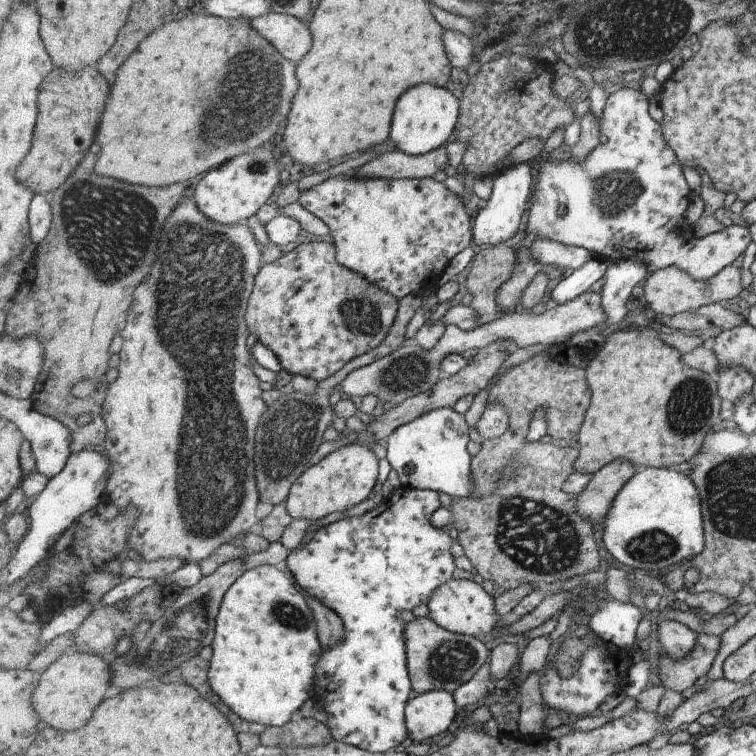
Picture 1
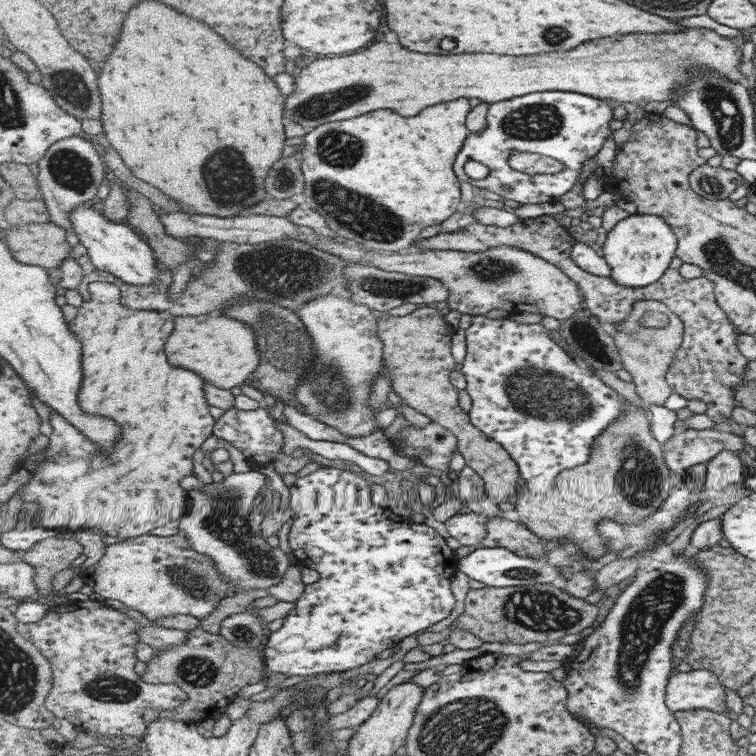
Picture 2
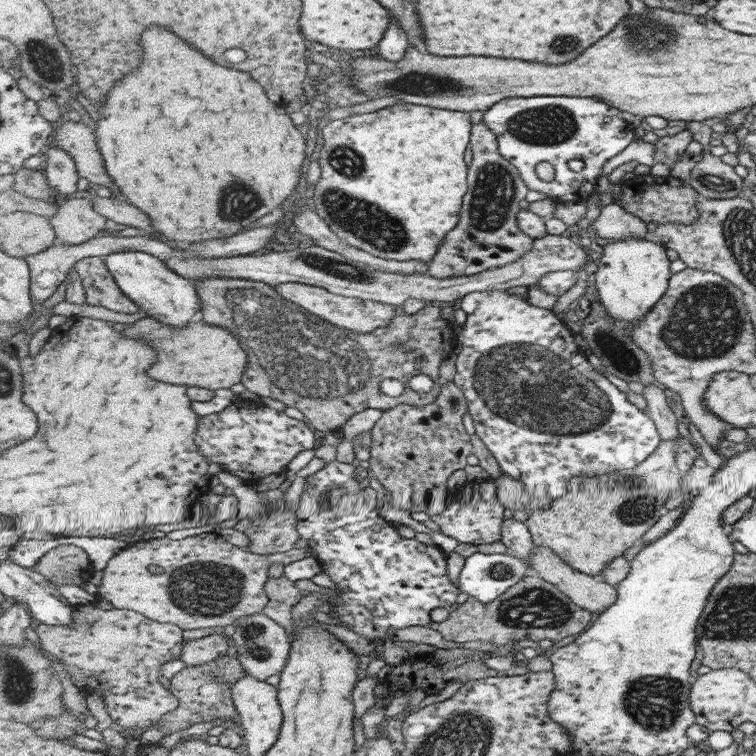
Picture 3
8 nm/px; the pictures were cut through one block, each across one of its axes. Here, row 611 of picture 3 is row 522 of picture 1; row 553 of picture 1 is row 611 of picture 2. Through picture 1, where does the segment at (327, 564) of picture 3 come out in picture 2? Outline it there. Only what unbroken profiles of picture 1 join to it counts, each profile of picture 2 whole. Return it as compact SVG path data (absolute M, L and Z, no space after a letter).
M338 466L337 468L323 467L310 475L299 477L296 479L295 484L289 487L289 508L295 512L295 520L293 520L288 533L290 547L297 558L297 562L316 570L321 577L317 582L306 585L303 595L299 597L295 604L295 608L285 616L281 628L269 633L268 642L262 651L262 655L265 658L264 680L273 672L280 672L285 676L311 677L319 672L341 672L357 668L357 666L363 666L363 664L367 664L367 662L371 662L375 658L377 659L377 654L385 652L387 648L393 648L398 642L405 640L407 636L413 636L419 630L425 630L425 628L429 628L433 624L439 624L455 608L457 600L453 596L454 590L451 590L451 578L453 578L453 574L458 571L460 566L455 556L455 551L447 546L447 540L440 536L435 528L429 527L425 523L411 522L411 520L391 512L391 509L387 509L385 506L373 504L371 502L369 483L366 476L359 476L350 472L349 469L339 469Z

